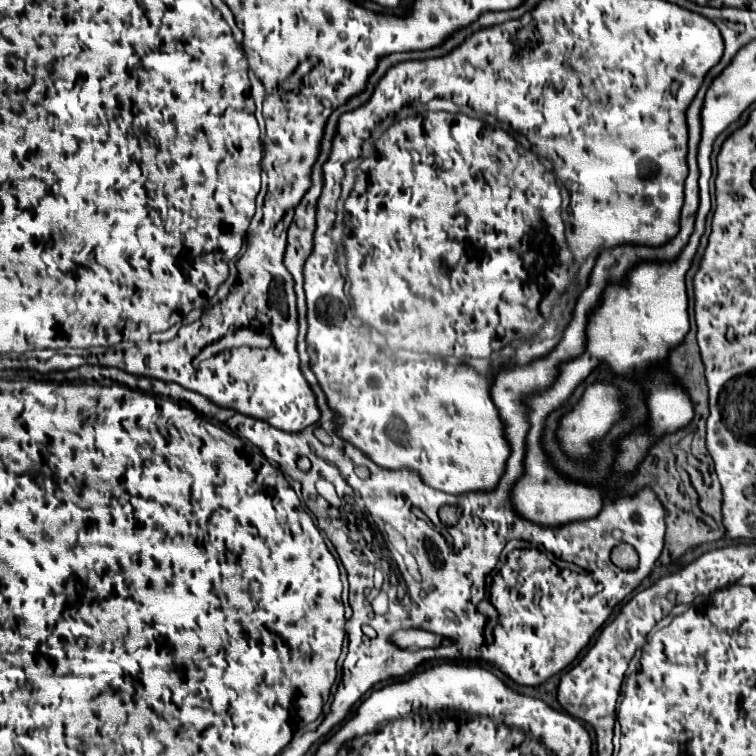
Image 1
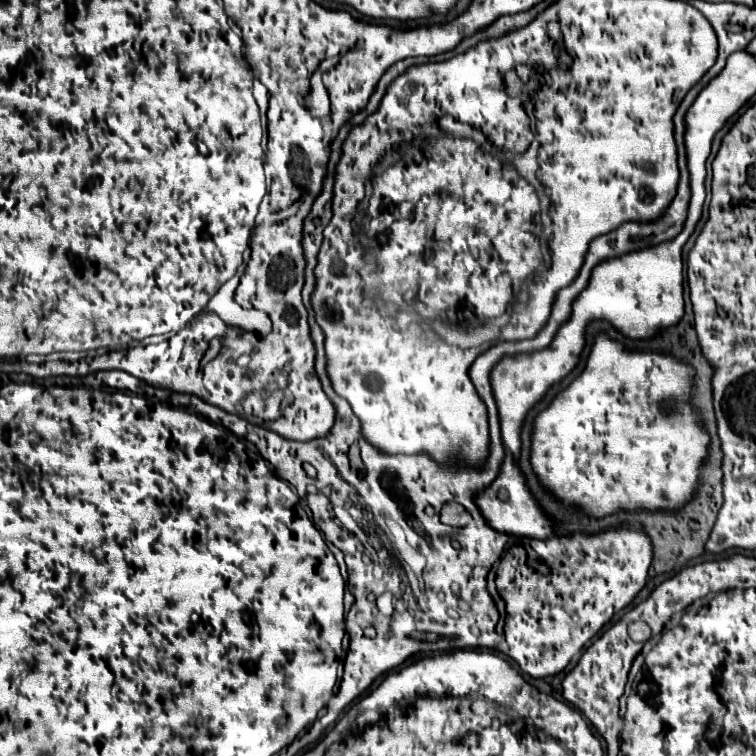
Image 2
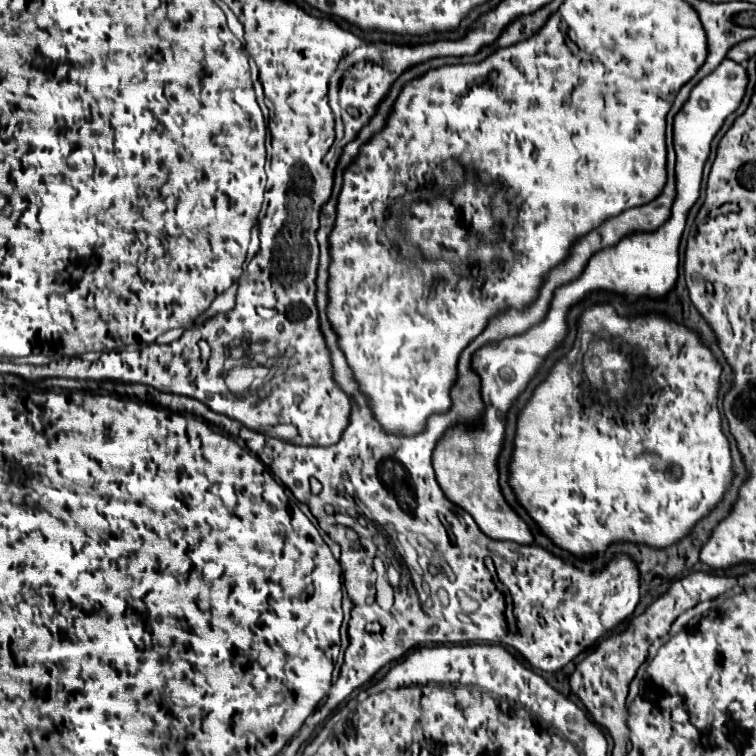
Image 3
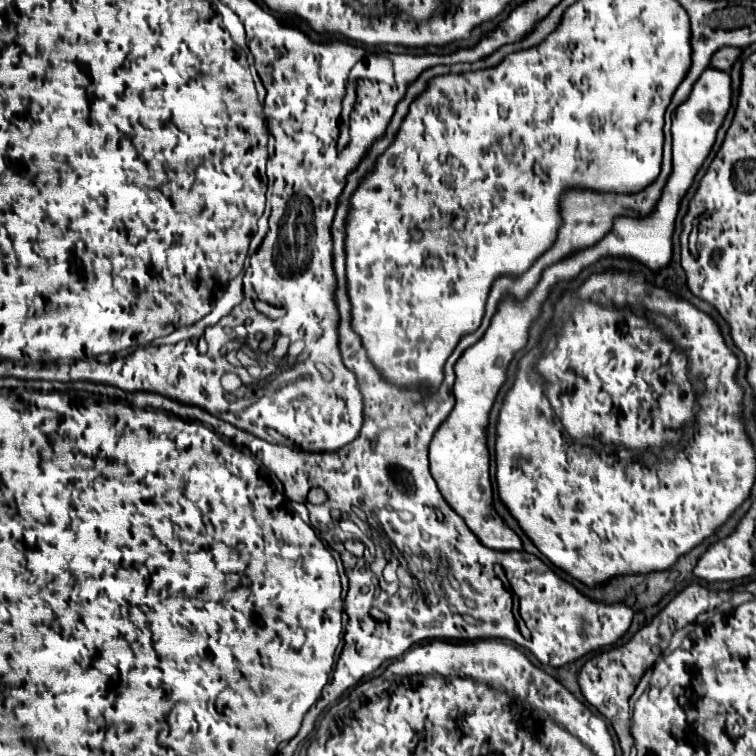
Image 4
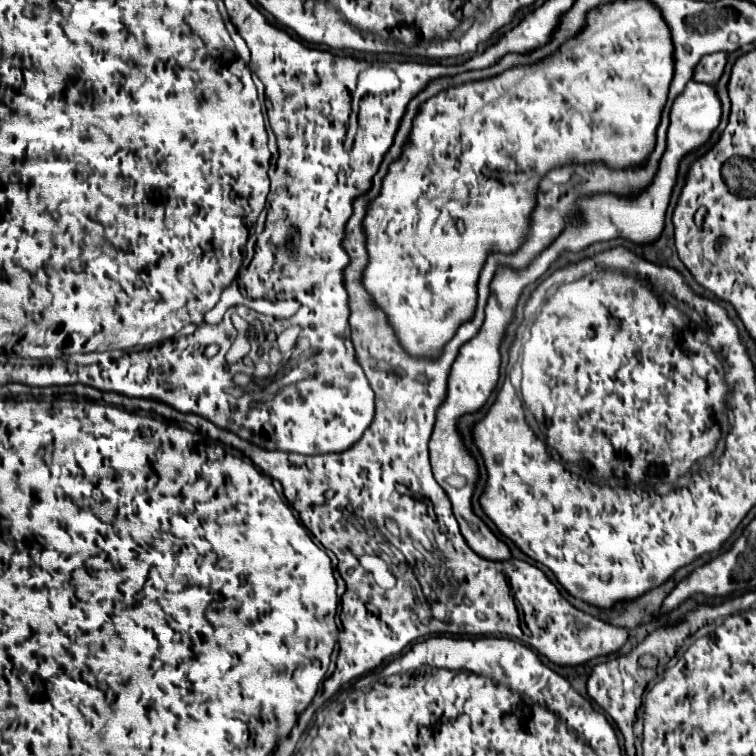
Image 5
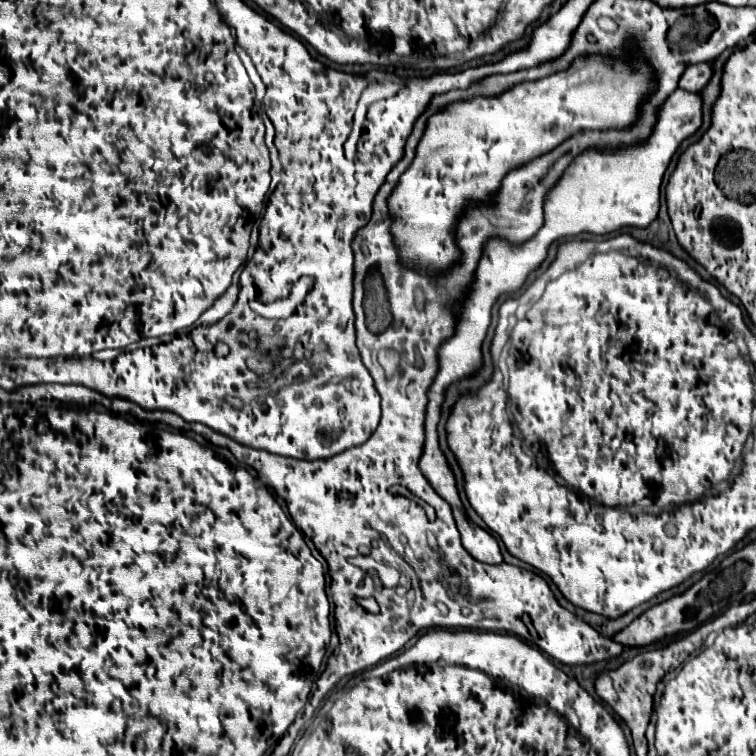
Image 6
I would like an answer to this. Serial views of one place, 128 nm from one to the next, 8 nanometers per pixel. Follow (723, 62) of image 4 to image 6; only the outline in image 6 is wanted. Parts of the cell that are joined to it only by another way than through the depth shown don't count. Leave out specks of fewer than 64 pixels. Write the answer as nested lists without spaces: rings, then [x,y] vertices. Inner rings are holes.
[[[700,62],[700,64],[690,64],[686,72],[680,78],[680,88],[688,92],[700,92],[712,78],[712,64]]]

